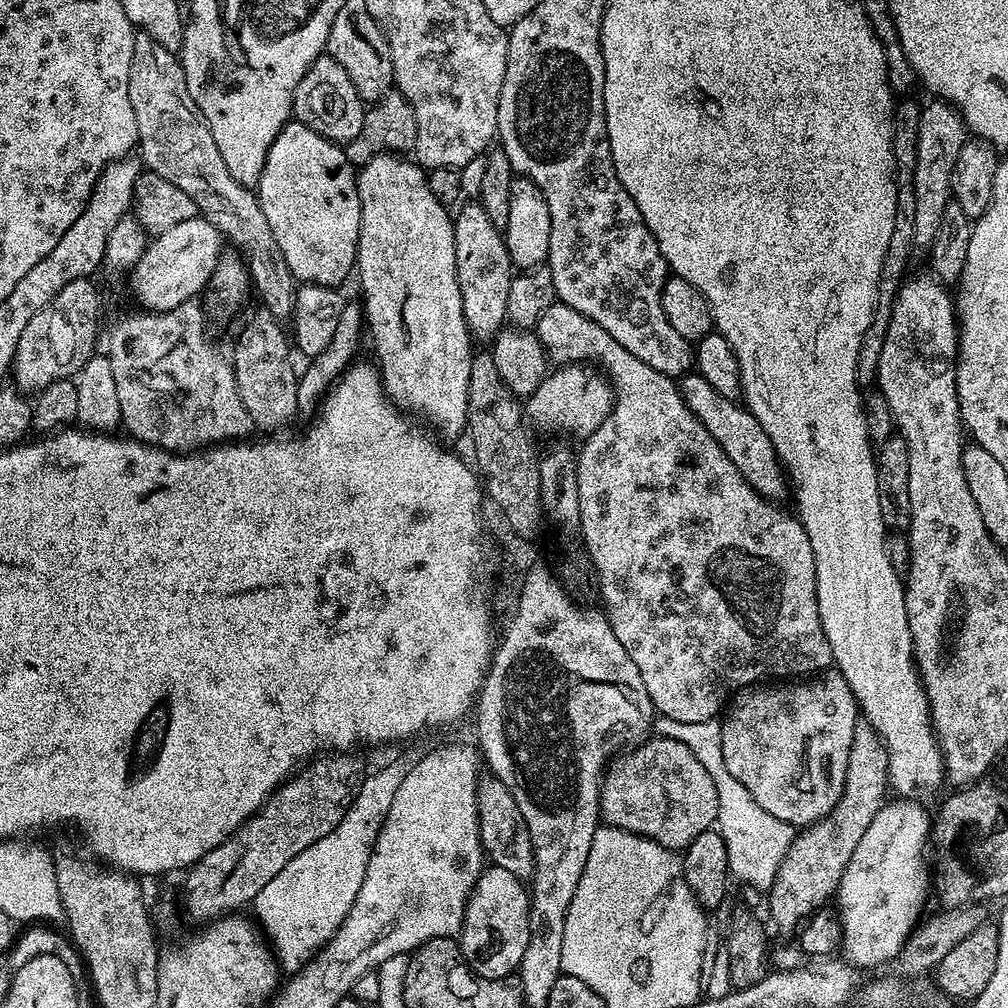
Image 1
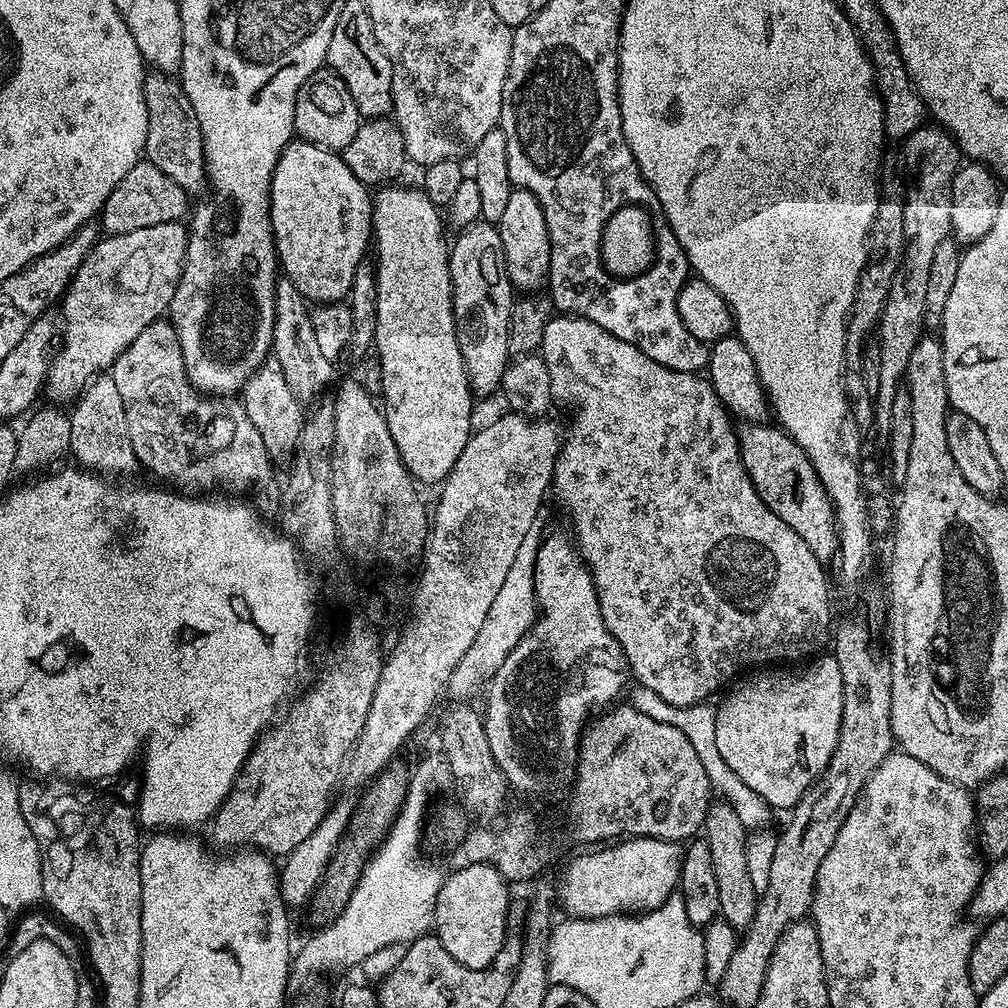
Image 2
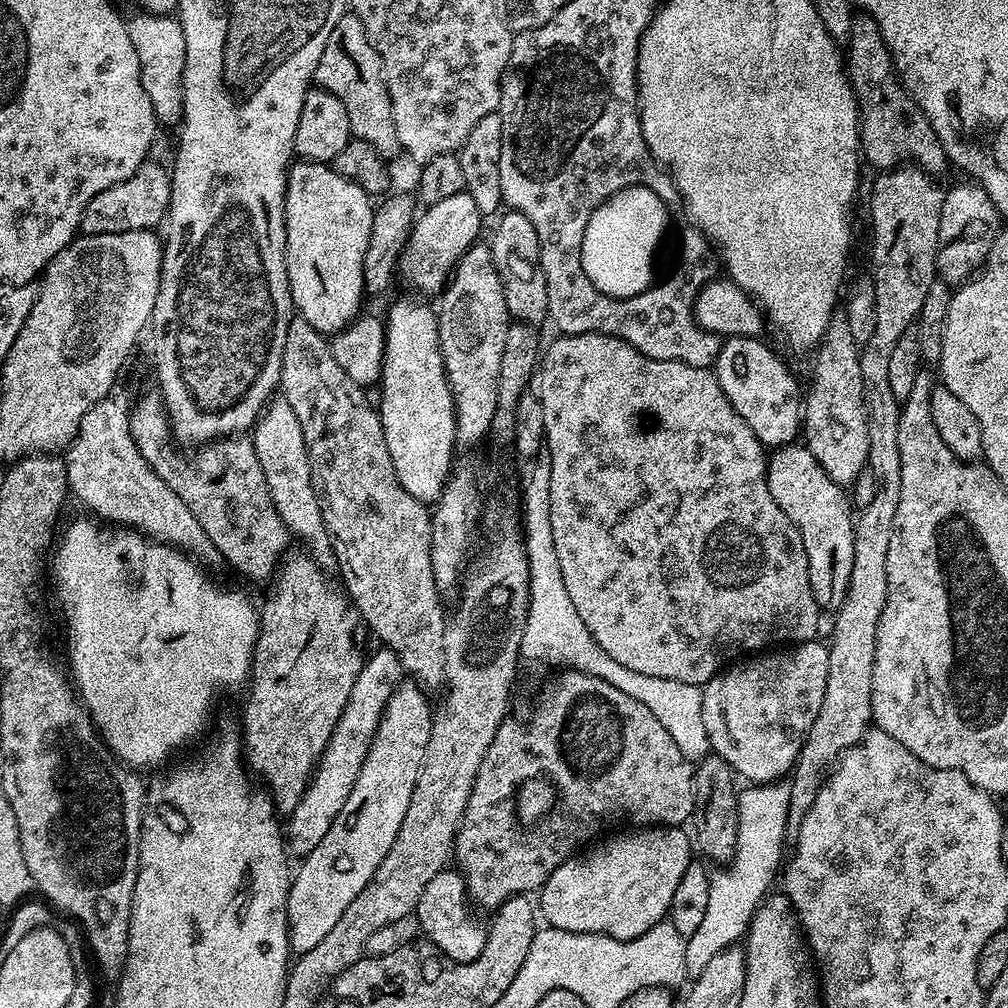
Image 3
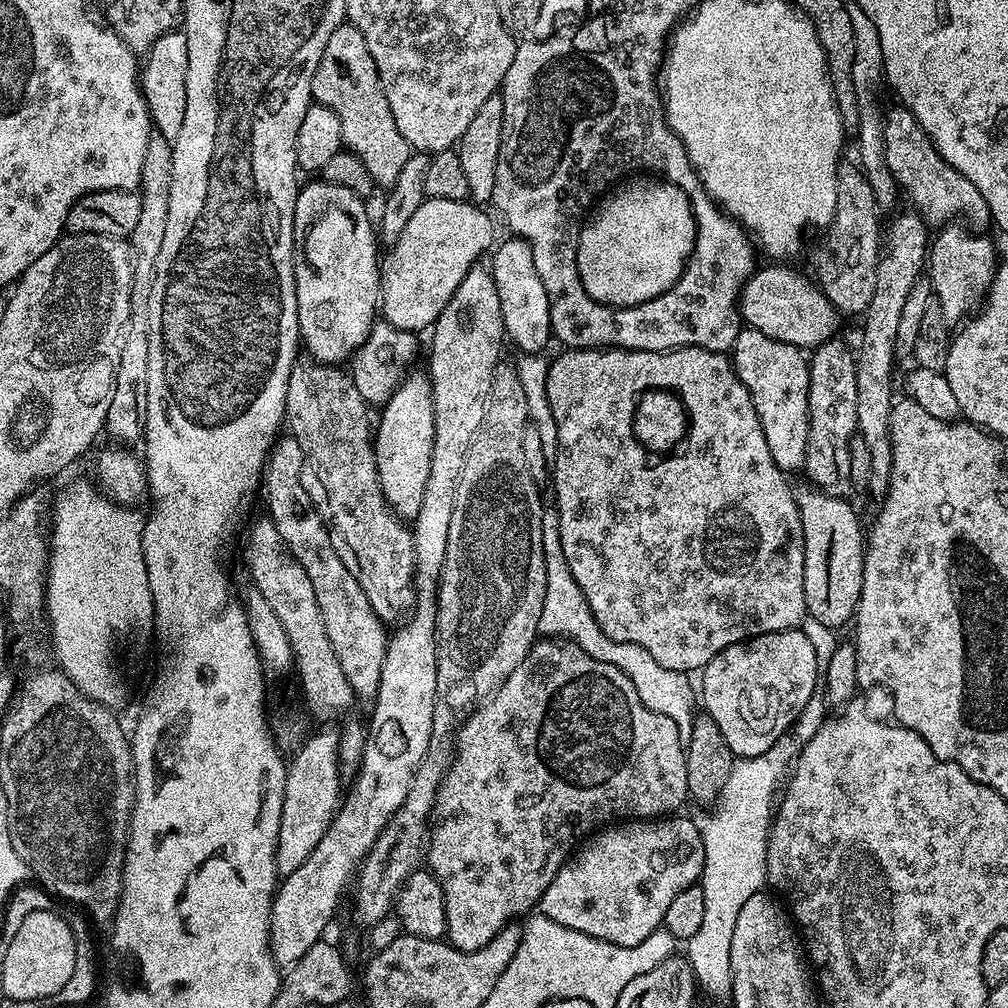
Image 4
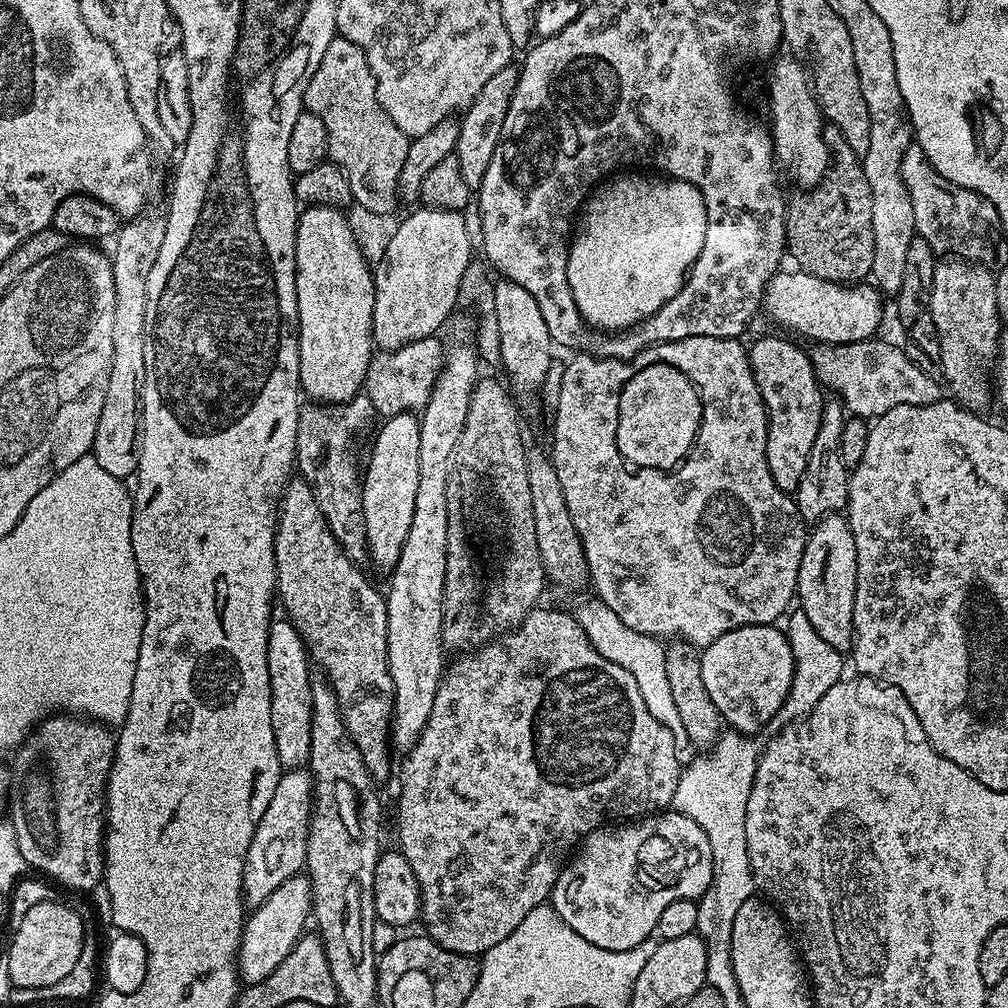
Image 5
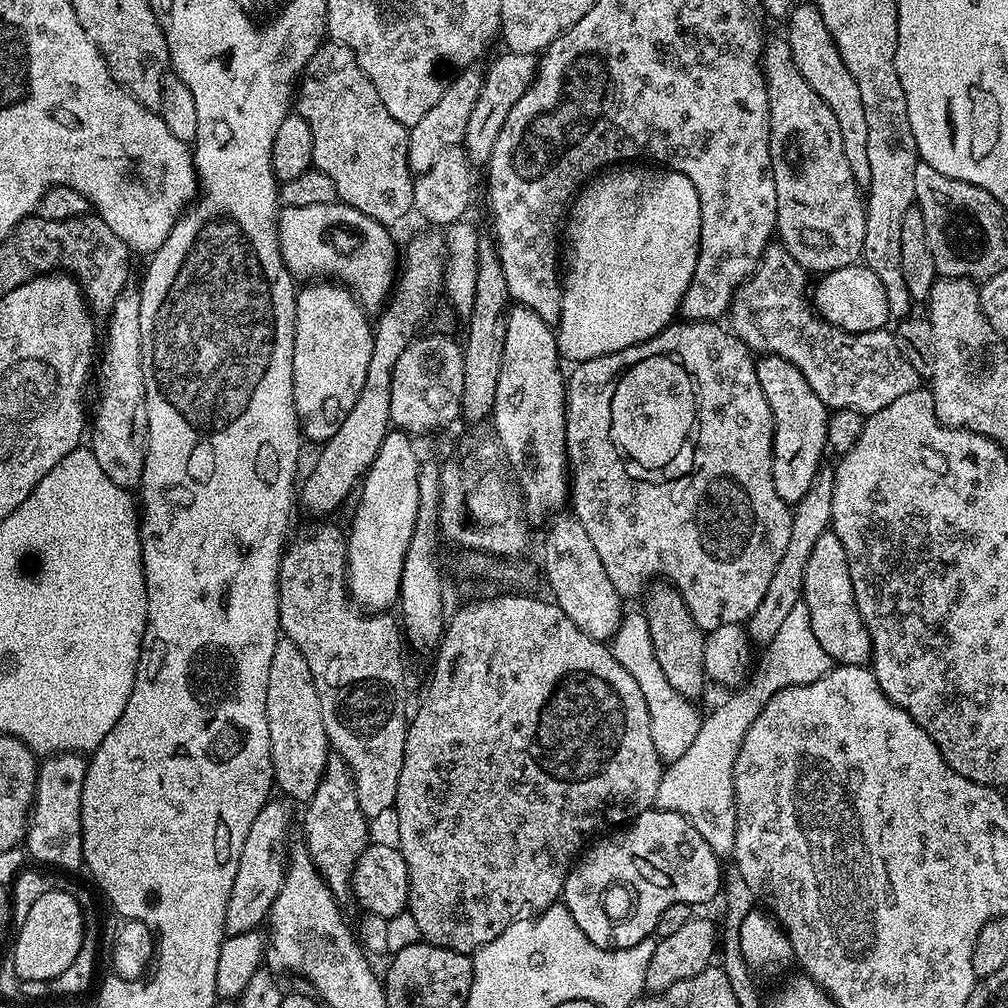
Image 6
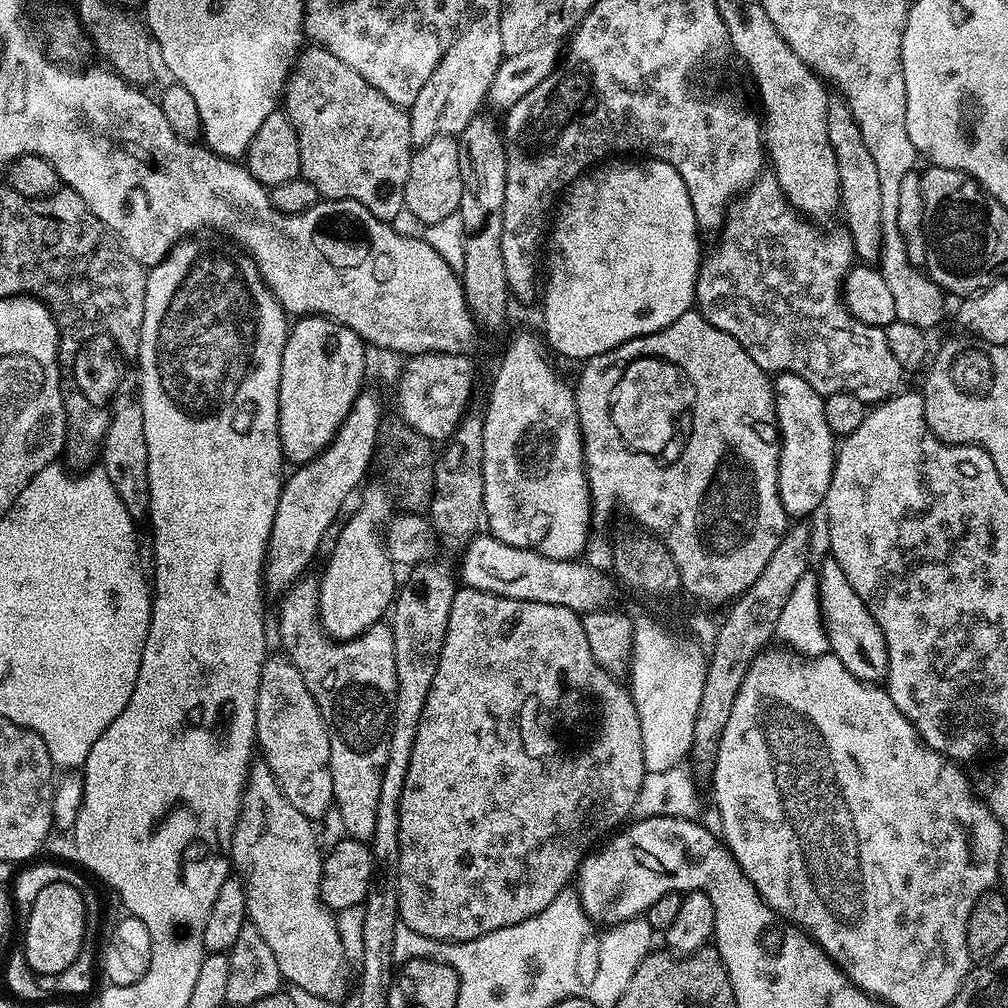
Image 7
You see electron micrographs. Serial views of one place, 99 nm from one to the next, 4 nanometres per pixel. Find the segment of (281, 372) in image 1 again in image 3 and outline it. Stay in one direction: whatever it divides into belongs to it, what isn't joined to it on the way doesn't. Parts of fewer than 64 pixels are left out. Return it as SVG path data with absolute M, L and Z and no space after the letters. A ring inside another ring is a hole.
M273 398L264 405L264 410L257 418L250 432L254 450L258 454L258 462L262 462L262 470L266 474L266 486L270 486L270 494L278 510L282 522L286 522L289 533L308 543L307 551L312 559L324 570L335 569L338 557L332 550L332 539L324 525L320 503L316 497L316 487L312 484L312 471L306 438L302 434L302 426L298 423L298 414L290 402L283 398Z

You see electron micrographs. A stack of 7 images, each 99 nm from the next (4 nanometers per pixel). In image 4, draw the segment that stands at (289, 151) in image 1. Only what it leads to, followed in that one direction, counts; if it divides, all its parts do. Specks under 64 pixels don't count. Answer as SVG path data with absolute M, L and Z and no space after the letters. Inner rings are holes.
M316 178L313 184L308 184L299 189L296 194L296 205L294 206L294 230L292 231L292 269L296 279L296 301L298 302L298 326L300 327L300 339L303 347L313 359L321 363L340 366L351 357L353 352L359 350L366 342L366 338L372 332L373 324L378 320L378 305L380 303L380 260L378 252L378 236L374 231L374 220L368 217L368 208L365 201L346 186L334 186L327 184L323 178Z

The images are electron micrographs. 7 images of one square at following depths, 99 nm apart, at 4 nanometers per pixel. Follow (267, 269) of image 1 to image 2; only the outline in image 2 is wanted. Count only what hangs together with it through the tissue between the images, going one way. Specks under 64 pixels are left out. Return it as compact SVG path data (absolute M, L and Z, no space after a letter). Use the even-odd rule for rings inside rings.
M155 70L144 77L144 101L148 111L148 133L144 151L146 158L162 174L170 174L184 191L195 194L206 184L206 161L204 159L204 139L198 126L198 118L186 98L184 85L179 79ZM281 275L274 286L274 334L272 335L271 355L282 366L290 390L294 390L296 399L301 402L315 401L320 391L332 380L333 361L322 355L318 342L314 338L312 313L309 301L290 282L290 278Z

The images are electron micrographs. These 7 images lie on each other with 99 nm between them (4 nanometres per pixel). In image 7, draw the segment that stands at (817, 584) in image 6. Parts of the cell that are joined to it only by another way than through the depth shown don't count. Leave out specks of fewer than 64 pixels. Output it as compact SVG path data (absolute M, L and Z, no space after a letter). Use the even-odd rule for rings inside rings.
M825 558L820 564L818 579L820 581L820 613L824 619L824 629L831 655L836 656L838 662L842 662L842 666L846 666L846 670L850 670L850 674L854 674L854 678L858 678L866 684L880 684L887 681L890 654L886 650L886 638L882 634L882 626L878 626L878 622L874 622L874 614L870 614L870 610L866 610L866 602L862 602L862 598L858 598L858 594L854 594L854 586L850 586L850 581L847 580L846 573L842 571L842 566L838 566L836 560Z

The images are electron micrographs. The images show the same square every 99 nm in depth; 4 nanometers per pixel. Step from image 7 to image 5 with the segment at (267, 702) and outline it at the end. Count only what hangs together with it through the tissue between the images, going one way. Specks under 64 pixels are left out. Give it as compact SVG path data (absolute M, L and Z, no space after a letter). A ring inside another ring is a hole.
M273 619L268 631L266 662L270 670L270 718L274 726L274 742L278 750L280 767L284 770L300 770L308 764L312 745L312 673L310 653L300 631L291 619Z

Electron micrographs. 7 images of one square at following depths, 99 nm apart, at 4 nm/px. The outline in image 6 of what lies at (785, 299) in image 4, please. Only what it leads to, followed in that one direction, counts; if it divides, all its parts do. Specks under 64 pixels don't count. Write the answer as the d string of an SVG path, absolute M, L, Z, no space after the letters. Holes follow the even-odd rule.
M857 262L850 266L842 266L833 272L823 273L817 280L820 281L817 284L815 281L814 284L814 307L828 324L838 326L847 332L873 332L884 328L887 325L887 320L890 320L888 303L886 302L886 286L882 286L878 274L874 274L874 270L870 270L867 264Z

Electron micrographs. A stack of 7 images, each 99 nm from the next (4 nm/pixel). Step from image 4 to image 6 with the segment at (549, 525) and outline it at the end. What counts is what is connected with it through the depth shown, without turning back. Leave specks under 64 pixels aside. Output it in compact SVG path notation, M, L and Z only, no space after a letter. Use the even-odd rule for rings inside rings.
M636 610L623 617L620 629L612 635L610 647L614 658L638 682L642 694L646 698L646 710L650 714L650 738L654 738L654 750L658 750L660 759L665 765L670 765L686 750L690 750L694 738L698 738L698 730L702 719L702 712L695 708L693 701L687 696L678 694L674 686L666 680L666 674L662 674L662 666L658 666L658 658L654 658L654 646L650 638L648 623L643 611Z

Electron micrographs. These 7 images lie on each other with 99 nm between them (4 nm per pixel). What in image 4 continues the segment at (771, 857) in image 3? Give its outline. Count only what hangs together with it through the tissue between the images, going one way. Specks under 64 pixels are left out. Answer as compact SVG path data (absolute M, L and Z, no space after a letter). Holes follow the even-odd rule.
M773 750L764 756L737 759L726 778L726 786L722 786L720 796L709 811L711 813L697 819L697 828L703 838L704 866L698 883L703 890L705 917L696 939L698 958L692 960L692 969L699 987L724 1002L729 1001L732 994L730 943L738 913L743 903L761 891L767 881L768 829L774 815L778 785L790 768L790 760L778 753Z

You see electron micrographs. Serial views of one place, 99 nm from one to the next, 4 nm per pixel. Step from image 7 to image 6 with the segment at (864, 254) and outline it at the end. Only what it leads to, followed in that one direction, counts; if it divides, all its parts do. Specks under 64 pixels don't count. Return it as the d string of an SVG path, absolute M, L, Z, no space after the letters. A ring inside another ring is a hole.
M810 2L799 4L786 17L786 39L794 58L794 66L798 66L802 78L814 86L814 94L818 94L818 98L822 98L826 106L834 110L834 118L838 118L838 126L842 129L842 146L846 150L846 159L850 161L850 170L854 170L857 182L866 186L870 182L870 158L866 158L866 146L870 146L870 129L866 126L866 106L862 106L858 82L854 82L854 74L846 70L846 62L842 62L842 54L822 14Z

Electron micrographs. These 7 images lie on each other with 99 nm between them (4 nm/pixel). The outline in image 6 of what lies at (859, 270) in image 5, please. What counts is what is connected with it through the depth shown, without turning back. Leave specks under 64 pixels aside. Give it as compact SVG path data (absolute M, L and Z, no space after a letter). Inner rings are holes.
M769 39L765 43L762 67L764 69L764 81L766 82L766 94L770 102L770 162L774 170L774 190L778 190L776 232L778 233L779 243L802 267L812 274L833 272L842 266L855 264L864 255L868 209L866 207L866 196L862 191L862 186L854 178L854 170L850 170L850 161L846 159L846 150L842 146L842 129L838 126L838 118L834 118L834 110L830 110L830 106L826 106L826 102L822 98L818 98L818 94L814 94L814 86L810 86L810 82L806 82L806 78L802 78L798 66L794 66L794 58L790 54L790 46L788 45L787 39Z

